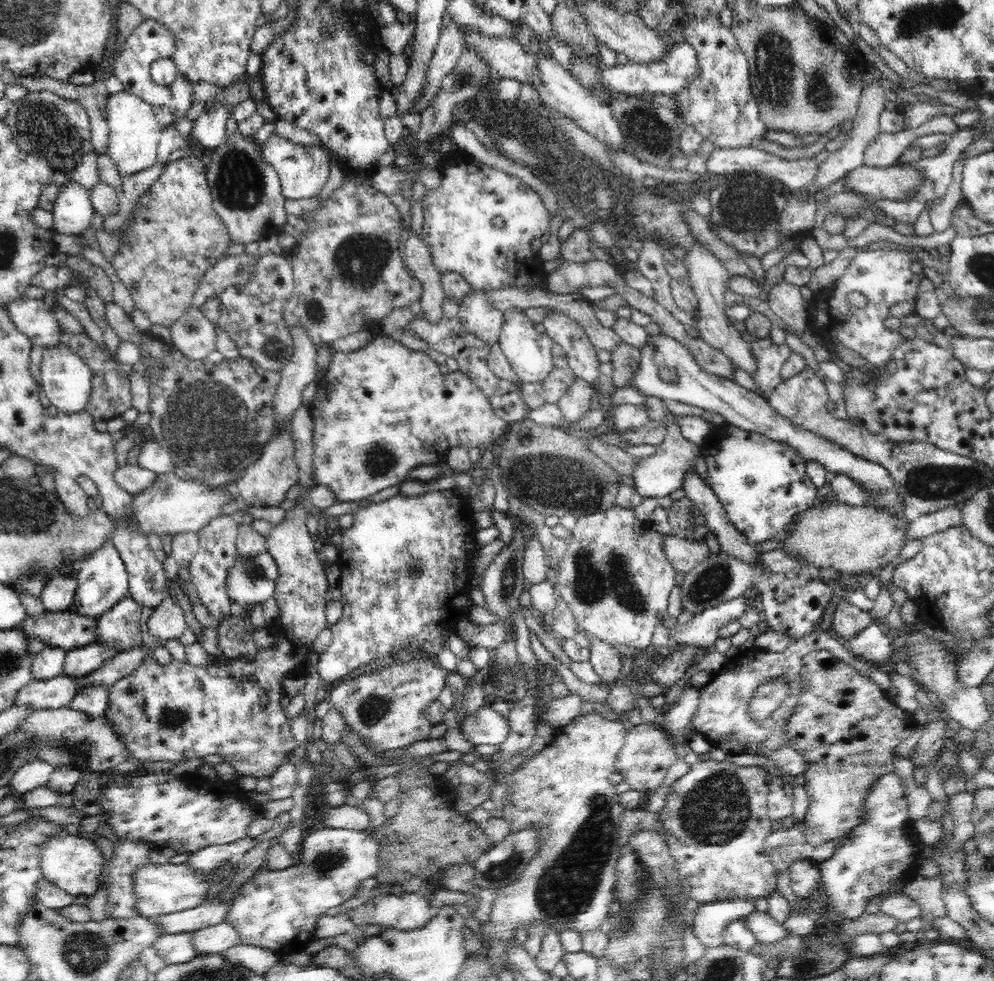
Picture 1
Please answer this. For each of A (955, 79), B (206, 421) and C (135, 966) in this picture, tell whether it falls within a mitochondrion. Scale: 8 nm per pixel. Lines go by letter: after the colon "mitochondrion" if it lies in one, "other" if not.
A: other
B: mitochondrion
C: other

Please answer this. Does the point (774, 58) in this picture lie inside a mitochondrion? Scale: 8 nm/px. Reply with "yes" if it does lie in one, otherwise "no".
yes

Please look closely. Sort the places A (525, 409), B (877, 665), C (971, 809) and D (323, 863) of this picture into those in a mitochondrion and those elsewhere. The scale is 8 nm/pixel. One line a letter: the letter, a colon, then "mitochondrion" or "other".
A: other
B: other
C: other
D: mitochondrion

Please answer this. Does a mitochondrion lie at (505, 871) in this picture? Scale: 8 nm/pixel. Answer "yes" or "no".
yes

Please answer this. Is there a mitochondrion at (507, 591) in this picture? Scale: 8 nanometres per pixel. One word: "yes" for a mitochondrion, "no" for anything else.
yes

